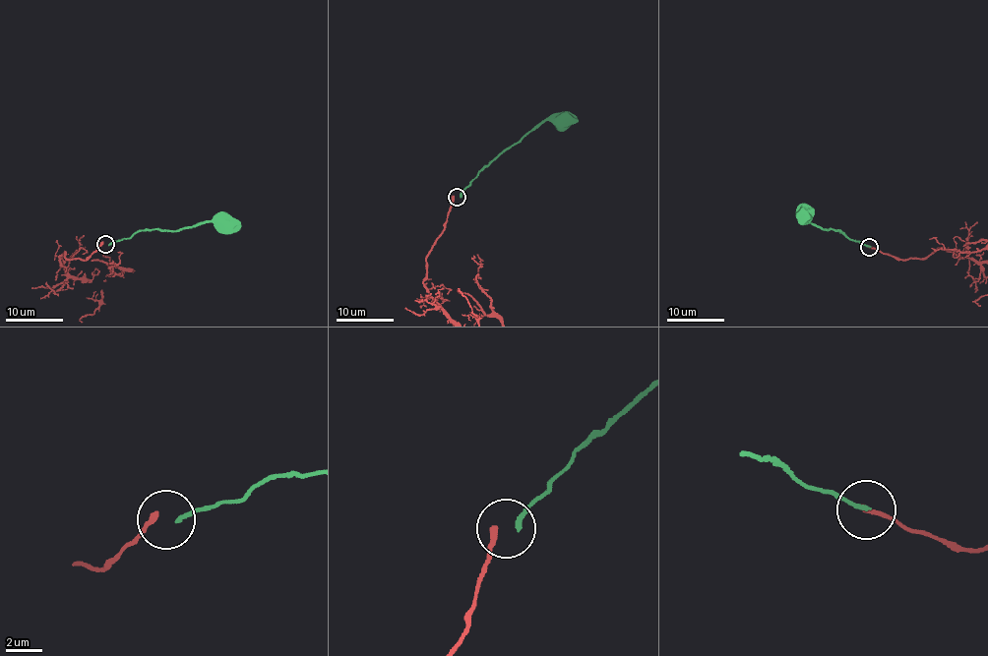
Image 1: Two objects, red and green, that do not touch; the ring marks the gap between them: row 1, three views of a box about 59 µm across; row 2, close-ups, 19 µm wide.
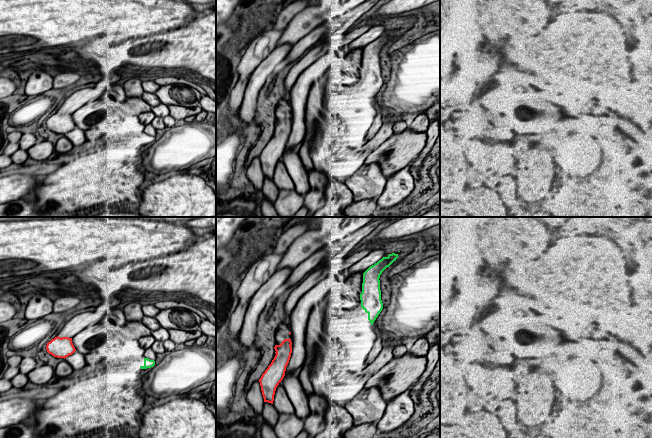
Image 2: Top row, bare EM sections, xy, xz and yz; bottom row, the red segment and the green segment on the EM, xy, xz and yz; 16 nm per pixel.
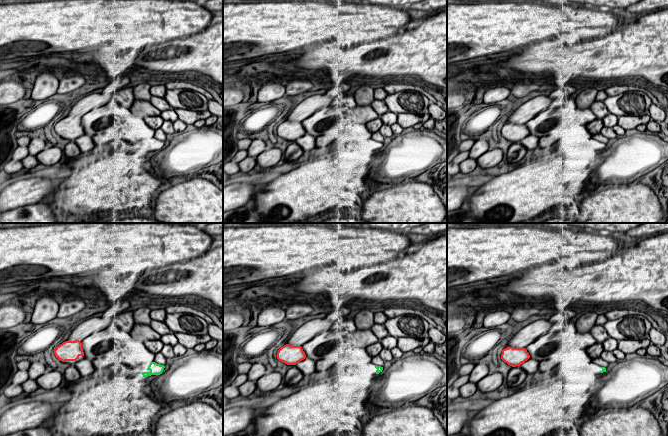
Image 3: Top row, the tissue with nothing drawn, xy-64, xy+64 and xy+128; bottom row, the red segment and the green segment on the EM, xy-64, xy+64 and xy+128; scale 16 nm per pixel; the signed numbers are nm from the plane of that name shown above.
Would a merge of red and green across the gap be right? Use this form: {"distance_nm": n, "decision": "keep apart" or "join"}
{"distance_nm": 1050, "decision": "keep apart"}

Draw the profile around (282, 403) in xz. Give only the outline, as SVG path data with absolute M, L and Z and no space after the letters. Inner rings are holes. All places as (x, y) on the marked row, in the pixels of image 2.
M281 383L276 388L273 405L279 414L293 414L295 409Z

